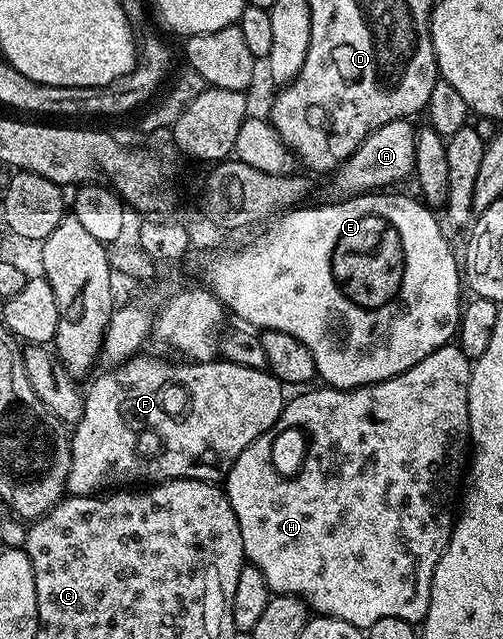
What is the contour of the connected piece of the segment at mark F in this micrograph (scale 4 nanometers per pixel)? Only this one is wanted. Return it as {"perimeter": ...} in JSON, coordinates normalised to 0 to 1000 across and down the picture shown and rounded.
{"perimeter":[[[272,556],[256,559],[243,571],[217,576],[203,590],[195,592],[183,604],[173,606],[167,615],[167,643],[157,659],[149,660],[139,678],[143,693],[143,723],[135,745],[133,770],[147,778],[181,778],[201,768],[221,767],[225,762],[247,762],[252,753],[286,753],[278,756],[316,756],[344,753],[346,750],[394,750],[437,756],[451,748],[457,731],[465,731],[465,718],[505,693],[523,678],[535,676],[557,654],[557,645],[569,632],[567,604],[551,590],[541,588],[533,577],[507,577],[481,574],[473,568],[457,568],[443,562],[427,565],[394,565],[366,568],[374,571],[340,571],[334,565],[316,565],[310,559]]]}

